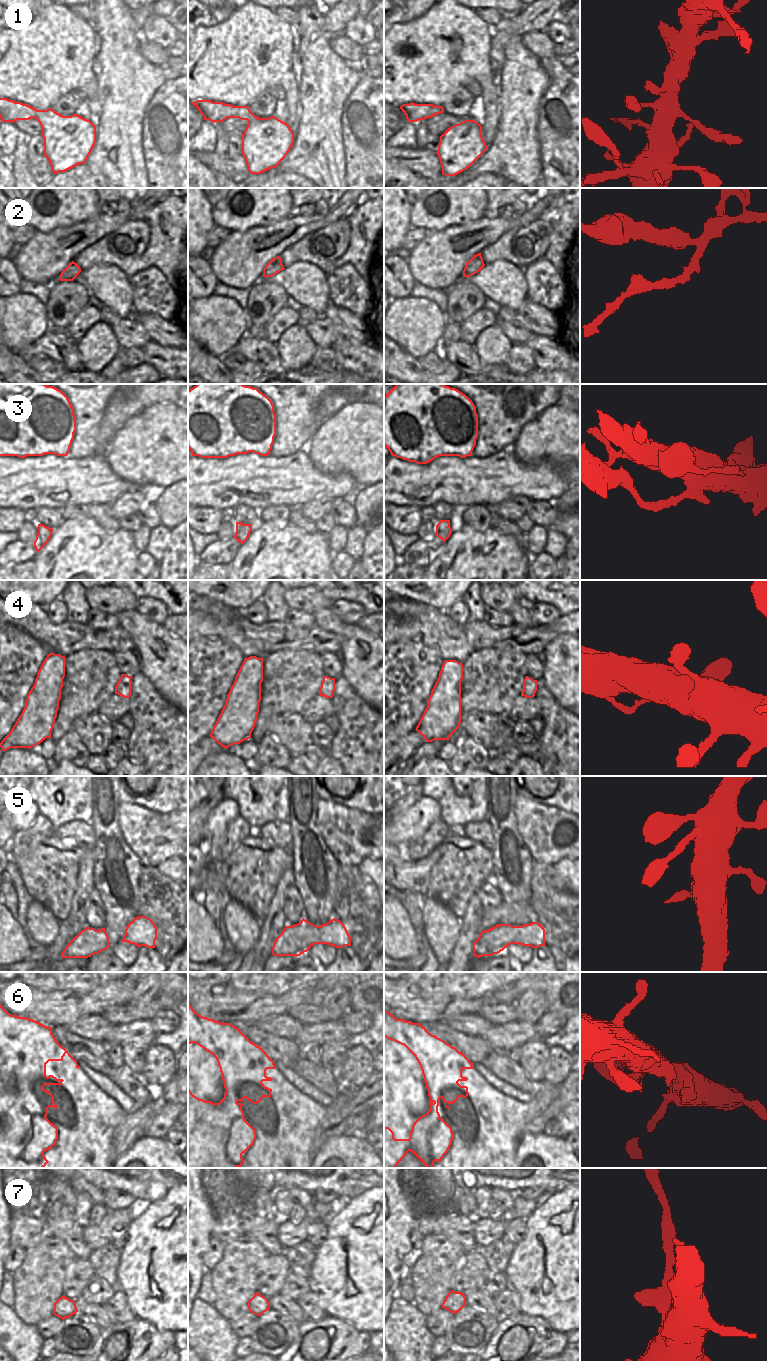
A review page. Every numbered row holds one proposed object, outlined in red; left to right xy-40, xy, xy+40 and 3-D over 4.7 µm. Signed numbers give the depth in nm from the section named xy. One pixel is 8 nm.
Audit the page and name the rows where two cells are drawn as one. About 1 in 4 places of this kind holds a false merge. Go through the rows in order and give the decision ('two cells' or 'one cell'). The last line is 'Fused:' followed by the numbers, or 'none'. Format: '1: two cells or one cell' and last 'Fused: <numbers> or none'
1: one cell
2: one cell
3: two cells
4: one cell
5: one cell
6: two cells
7: two cells
Fused: 3, 6, 7

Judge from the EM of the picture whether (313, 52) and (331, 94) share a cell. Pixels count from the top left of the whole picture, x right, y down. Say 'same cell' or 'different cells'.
same cell

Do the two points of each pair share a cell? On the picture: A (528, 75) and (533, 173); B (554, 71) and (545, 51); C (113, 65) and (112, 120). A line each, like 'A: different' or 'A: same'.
A: same
B: different
C: same

